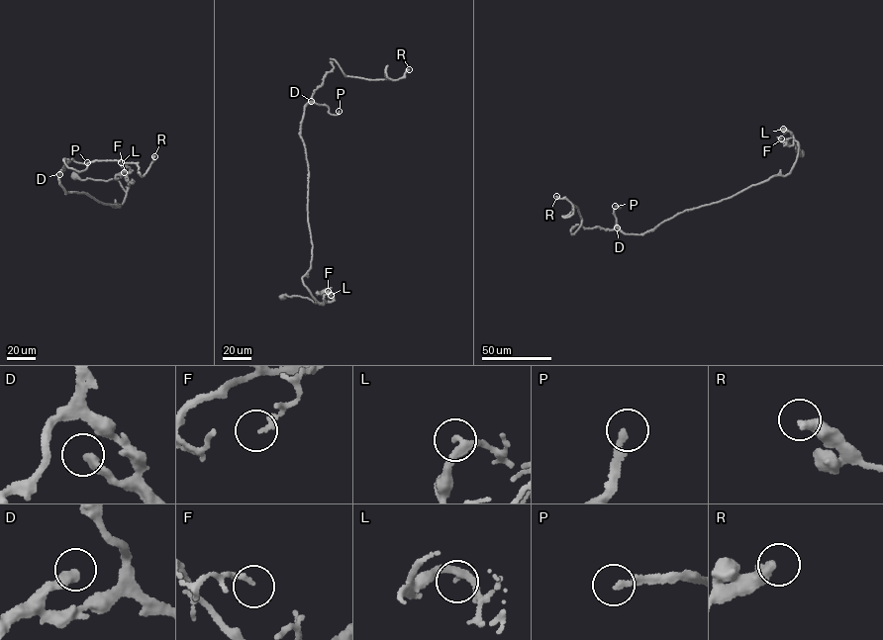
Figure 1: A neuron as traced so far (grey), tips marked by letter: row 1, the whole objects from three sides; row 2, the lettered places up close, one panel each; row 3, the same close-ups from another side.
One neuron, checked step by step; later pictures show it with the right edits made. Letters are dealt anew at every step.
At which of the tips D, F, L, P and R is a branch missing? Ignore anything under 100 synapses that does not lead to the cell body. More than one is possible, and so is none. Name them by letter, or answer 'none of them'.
P

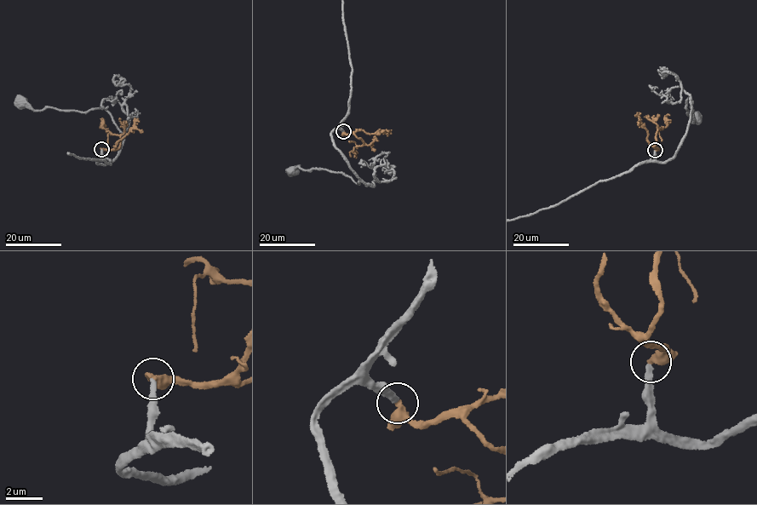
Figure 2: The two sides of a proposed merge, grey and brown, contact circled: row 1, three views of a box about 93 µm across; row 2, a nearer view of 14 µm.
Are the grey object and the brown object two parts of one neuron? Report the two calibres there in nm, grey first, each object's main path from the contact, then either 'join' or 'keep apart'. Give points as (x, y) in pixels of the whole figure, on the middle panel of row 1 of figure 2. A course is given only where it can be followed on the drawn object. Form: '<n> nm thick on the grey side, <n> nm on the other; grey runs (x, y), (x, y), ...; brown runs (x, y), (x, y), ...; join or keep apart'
260 nm thick on the grey side, 340 nm on the other; grey runs (343, 131), (331, 132), (333, 146), (359, 184), (341, 173), (299, 167), (293, 170); brown runs (343, 131), (346, 134), (353, 134), (363, 141), (363, 145), (353, 148), (356, 157); join

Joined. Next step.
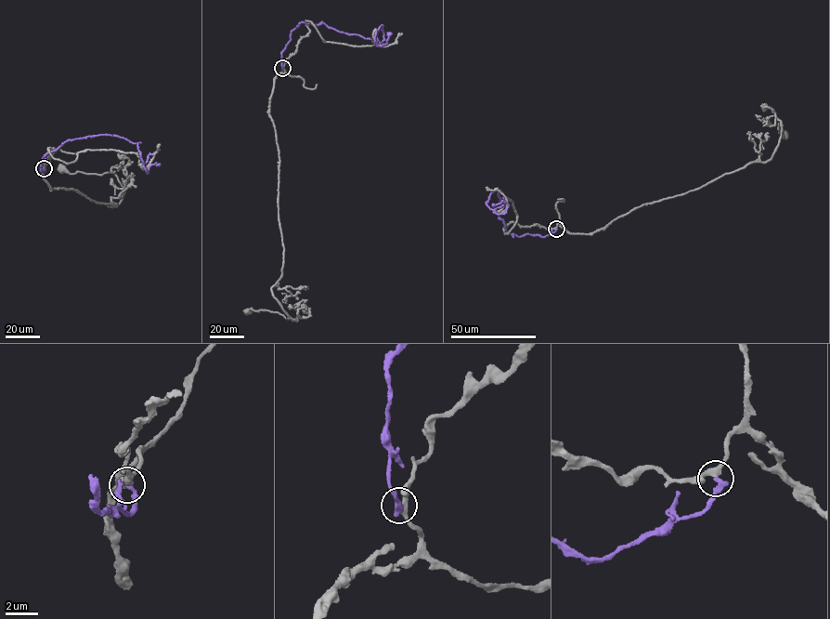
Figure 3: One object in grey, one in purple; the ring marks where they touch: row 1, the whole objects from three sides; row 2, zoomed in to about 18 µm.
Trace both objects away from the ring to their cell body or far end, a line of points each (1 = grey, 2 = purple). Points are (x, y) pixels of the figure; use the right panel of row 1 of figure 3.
1: (556, 229), (590, 233), (643, 204), (767, 162), (780, 138), (780, 121), (784, 135)
2: (556, 229), (542, 237), (509, 233), (499, 190), (486, 204), (506, 211), (503, 201), (492, 204)

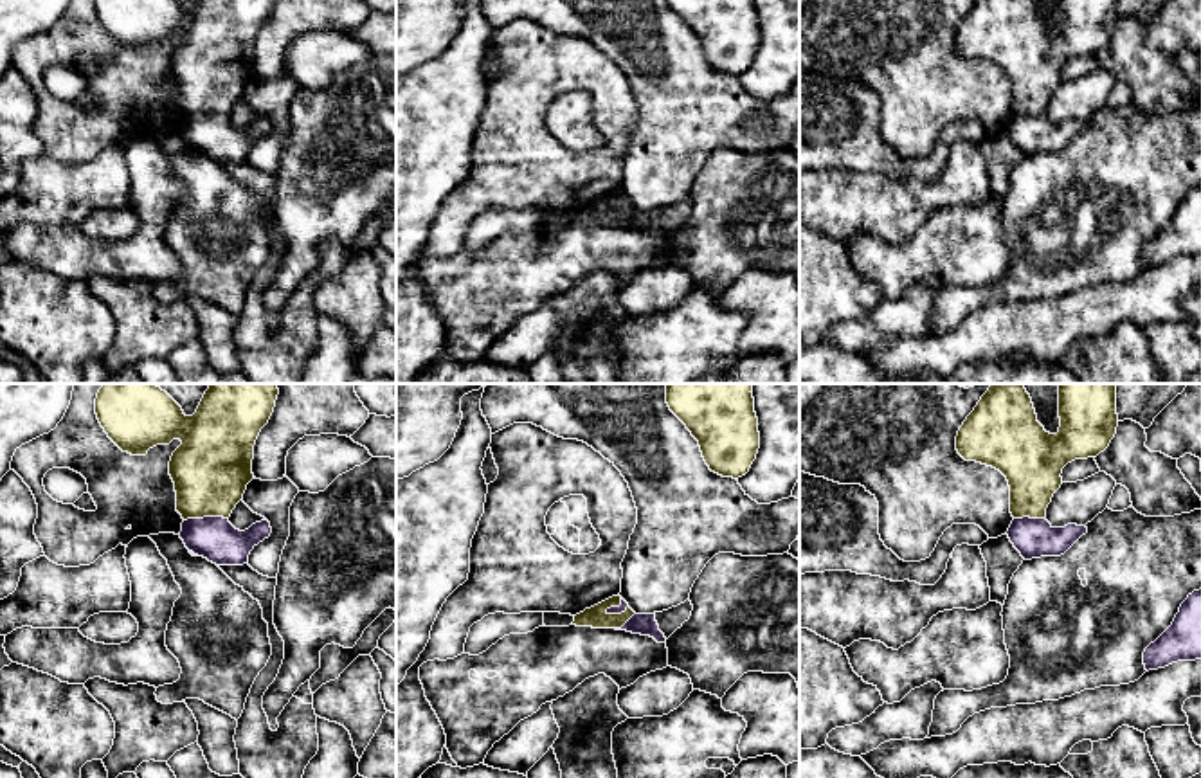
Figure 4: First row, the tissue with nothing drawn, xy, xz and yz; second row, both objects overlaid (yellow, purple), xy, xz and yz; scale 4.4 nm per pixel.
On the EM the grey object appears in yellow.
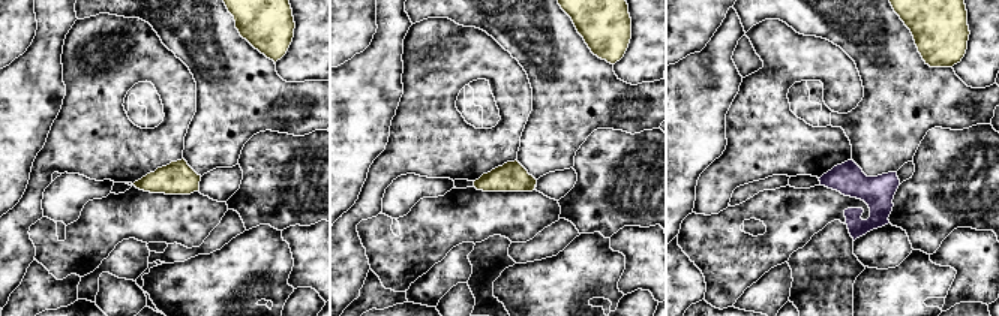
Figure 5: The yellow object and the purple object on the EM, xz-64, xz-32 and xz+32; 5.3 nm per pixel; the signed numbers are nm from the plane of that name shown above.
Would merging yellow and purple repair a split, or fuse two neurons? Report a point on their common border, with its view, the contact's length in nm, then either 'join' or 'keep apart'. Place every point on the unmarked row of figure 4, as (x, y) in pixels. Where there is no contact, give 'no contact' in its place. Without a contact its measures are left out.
xy (206, 112) | 200 nm | keep apart

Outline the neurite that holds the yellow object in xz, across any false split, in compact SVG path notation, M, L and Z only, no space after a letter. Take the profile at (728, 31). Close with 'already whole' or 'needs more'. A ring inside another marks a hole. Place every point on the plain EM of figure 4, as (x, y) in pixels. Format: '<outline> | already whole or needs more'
M668 0L670 7L699 38L711 68L738 76L760 45L754 0Z | already whole

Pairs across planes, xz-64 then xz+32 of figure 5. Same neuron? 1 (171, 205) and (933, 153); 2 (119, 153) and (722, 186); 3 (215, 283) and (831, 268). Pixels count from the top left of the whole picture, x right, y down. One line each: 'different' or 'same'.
1: different
2: same
3: different

